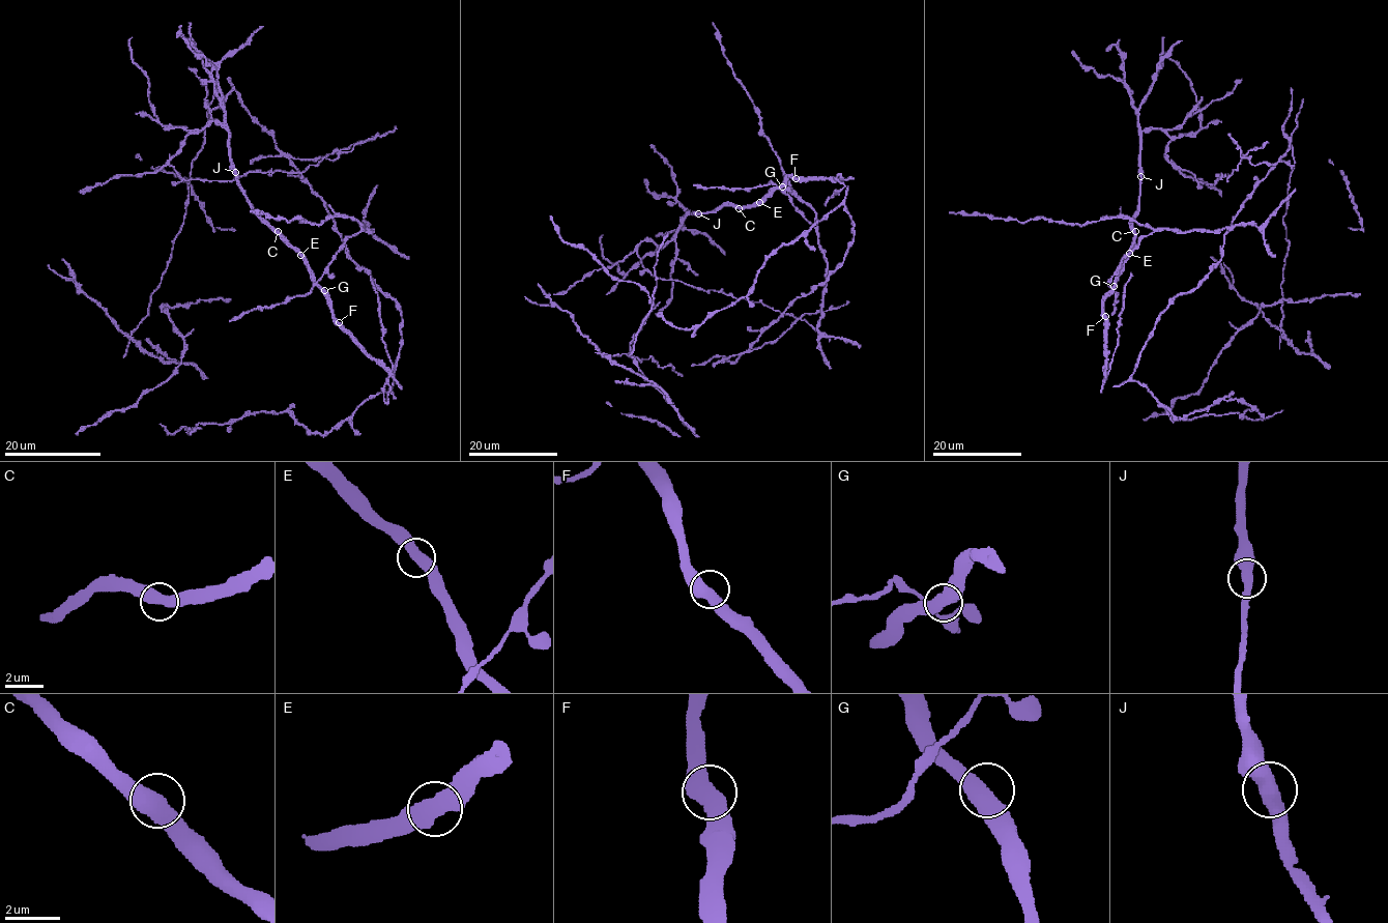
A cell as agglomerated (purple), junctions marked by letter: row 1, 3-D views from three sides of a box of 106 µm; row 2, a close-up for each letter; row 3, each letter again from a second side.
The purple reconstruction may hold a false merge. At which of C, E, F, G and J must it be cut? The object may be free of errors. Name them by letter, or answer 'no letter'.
no letter

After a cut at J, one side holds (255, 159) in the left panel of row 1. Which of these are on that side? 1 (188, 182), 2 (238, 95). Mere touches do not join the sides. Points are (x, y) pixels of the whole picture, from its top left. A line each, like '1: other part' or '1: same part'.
1: same part
2: same part

